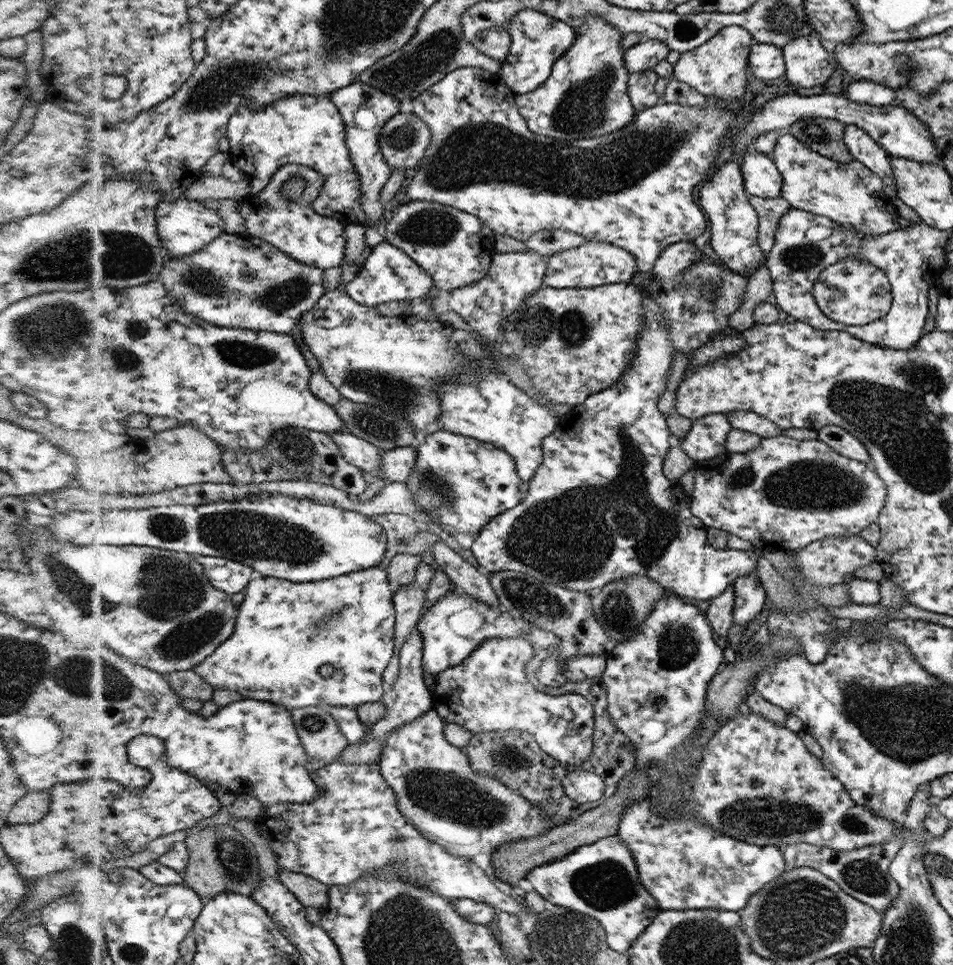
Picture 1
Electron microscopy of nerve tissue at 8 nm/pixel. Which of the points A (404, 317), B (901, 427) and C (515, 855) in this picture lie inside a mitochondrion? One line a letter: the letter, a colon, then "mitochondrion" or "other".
A: other
B: mitochondrion
C: other

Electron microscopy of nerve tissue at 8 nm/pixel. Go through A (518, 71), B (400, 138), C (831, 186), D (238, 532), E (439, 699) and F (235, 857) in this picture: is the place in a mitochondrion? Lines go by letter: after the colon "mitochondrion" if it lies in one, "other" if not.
A: other
B: mitochondrion
C: other
D: mitochondrion
E: other
F: mitochondrion

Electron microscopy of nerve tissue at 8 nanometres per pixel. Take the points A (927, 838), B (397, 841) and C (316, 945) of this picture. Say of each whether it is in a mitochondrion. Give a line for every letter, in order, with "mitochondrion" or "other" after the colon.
A: other
B: mitochondrion
C: other

